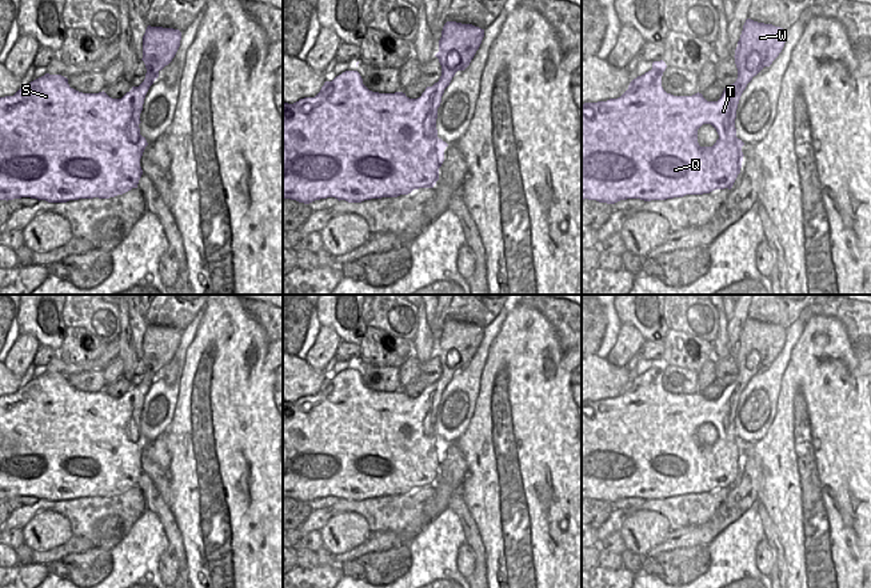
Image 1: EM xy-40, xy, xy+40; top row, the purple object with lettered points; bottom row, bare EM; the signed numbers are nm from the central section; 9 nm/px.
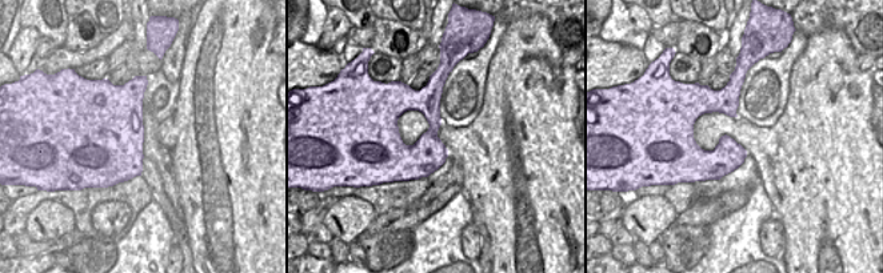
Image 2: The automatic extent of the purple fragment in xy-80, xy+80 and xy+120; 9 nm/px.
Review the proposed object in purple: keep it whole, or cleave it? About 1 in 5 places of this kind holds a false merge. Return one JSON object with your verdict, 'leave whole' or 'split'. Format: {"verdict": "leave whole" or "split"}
{"verdict": "leave whole"}

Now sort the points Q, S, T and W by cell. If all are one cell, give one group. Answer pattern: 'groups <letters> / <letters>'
groups Q S T W

